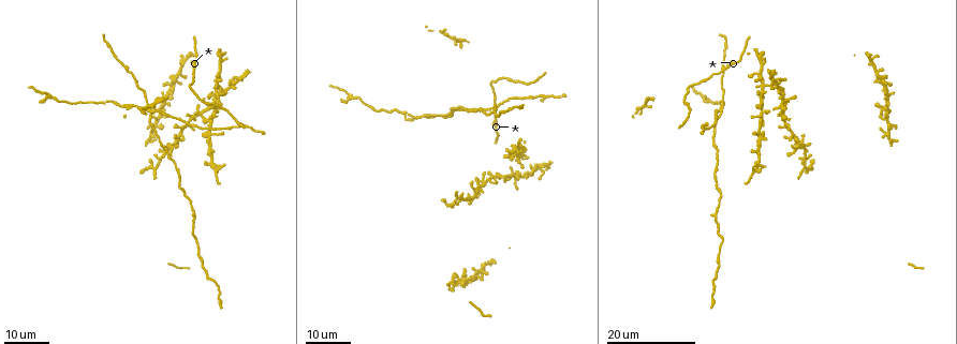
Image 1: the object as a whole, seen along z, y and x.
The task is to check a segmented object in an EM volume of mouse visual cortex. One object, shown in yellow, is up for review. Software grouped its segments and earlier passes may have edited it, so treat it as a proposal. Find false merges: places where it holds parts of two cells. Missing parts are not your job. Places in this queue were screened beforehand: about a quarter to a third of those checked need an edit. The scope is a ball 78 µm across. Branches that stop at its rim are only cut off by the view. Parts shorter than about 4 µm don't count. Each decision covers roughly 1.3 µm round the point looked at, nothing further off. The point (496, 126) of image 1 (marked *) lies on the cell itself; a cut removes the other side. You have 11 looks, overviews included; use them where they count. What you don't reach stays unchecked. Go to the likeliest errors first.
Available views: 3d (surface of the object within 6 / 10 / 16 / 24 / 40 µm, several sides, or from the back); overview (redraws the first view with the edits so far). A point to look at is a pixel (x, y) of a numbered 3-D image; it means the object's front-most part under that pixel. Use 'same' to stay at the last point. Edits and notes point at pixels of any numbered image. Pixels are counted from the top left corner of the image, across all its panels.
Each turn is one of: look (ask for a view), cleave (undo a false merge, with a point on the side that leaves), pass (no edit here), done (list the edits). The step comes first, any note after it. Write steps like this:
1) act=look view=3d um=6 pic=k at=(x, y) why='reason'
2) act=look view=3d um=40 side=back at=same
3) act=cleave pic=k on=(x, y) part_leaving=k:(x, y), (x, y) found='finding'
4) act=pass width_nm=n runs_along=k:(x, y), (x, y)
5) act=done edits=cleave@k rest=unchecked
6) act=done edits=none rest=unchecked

act=look view=3d um=24 pic=1 at=(149, 110) why='four-way junction'

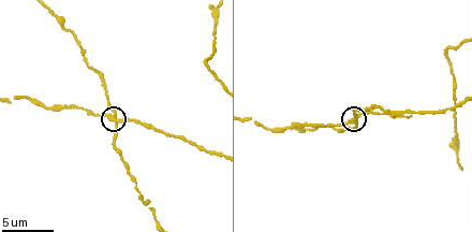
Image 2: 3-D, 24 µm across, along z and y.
act=look view=3d um=10 pic=2 at=(115, 116) why='closer look'

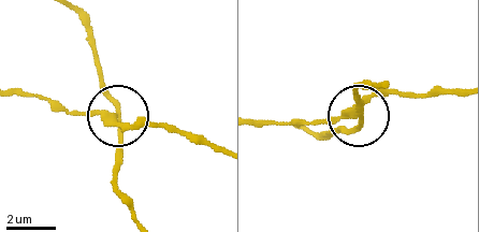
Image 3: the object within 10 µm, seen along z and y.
act=pass arms=4 found='all the same cell'

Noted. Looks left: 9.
act=look view=3d um=16 pic=1 at=(764, 83) why='looks like a crossing'

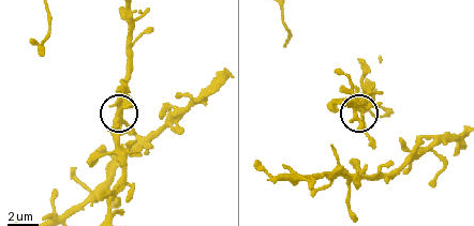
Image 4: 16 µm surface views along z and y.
act=look view=3d um=6 pic=4 at=(123, 121)

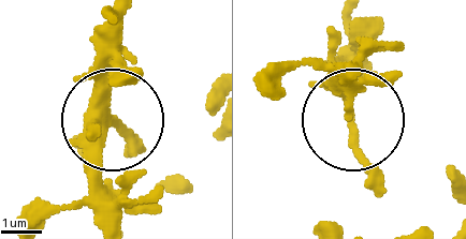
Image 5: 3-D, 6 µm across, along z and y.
act=pass arms=5 found='one cell here'

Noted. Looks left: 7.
act=look view=3d um=16 pic=1 at=(212, 101) why='a fork'

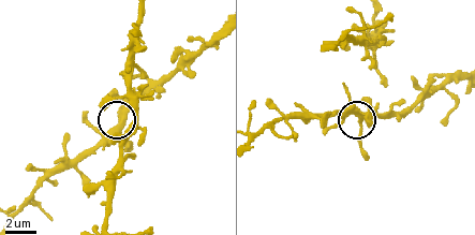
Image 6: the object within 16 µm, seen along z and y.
act=look view=3d um=6 pic=6 at=(119, 119)

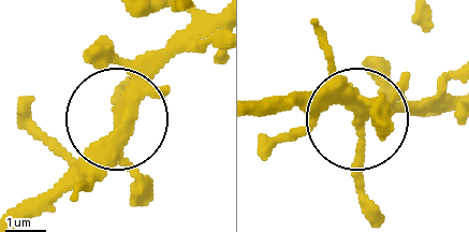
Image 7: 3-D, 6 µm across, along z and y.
act=pass width_nm=300 found='one cell here'

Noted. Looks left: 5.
act=look view=3d um=24 pic=1 at=(701, 98) why='arms run side by side'

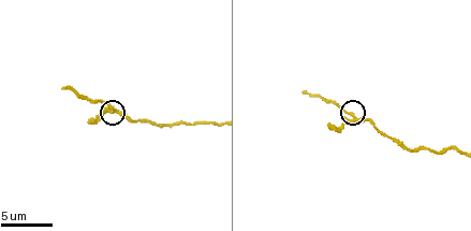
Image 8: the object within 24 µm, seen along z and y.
act=look view=3d um=10 pic=8 at=(110, 104) why='zoom in'

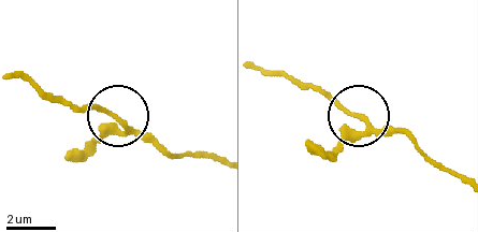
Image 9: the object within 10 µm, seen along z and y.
act=pass runs_along=9:(219, 157), (158, 148), (117, 119), (86, 144) found='all the same cell'

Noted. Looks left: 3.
act=look view=3d um=24 pic=1 at=(215, 170) why='four arms meet'

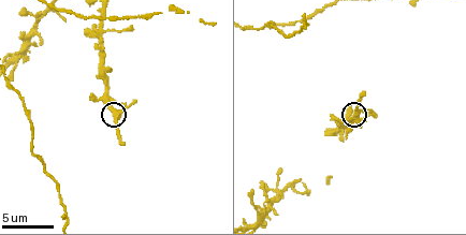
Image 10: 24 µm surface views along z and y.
act=look view=3d um=10 pic=10 at=(356, 115)

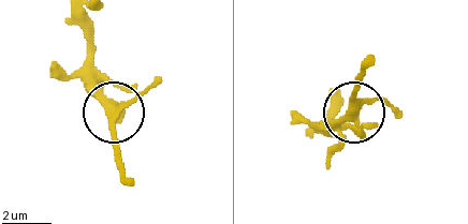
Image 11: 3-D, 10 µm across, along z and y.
act=pass runs_along=11:(82, 11), (88, 85), (111, 115), (119, 175) found='all the same cell'

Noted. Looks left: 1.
act=done edits=none rest=unchecked

